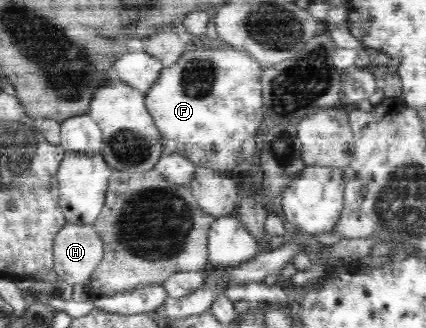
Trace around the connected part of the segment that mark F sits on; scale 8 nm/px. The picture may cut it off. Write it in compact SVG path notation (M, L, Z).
M189 47L174 65L162 69L158 81L145 95L146 107L163 139L176 139L178 153L184 153L197 166L210 167L214 171L230 171L236 167L242 141L254 137L262 123L261 71L262 66L243 50L230 47L192 51Z

